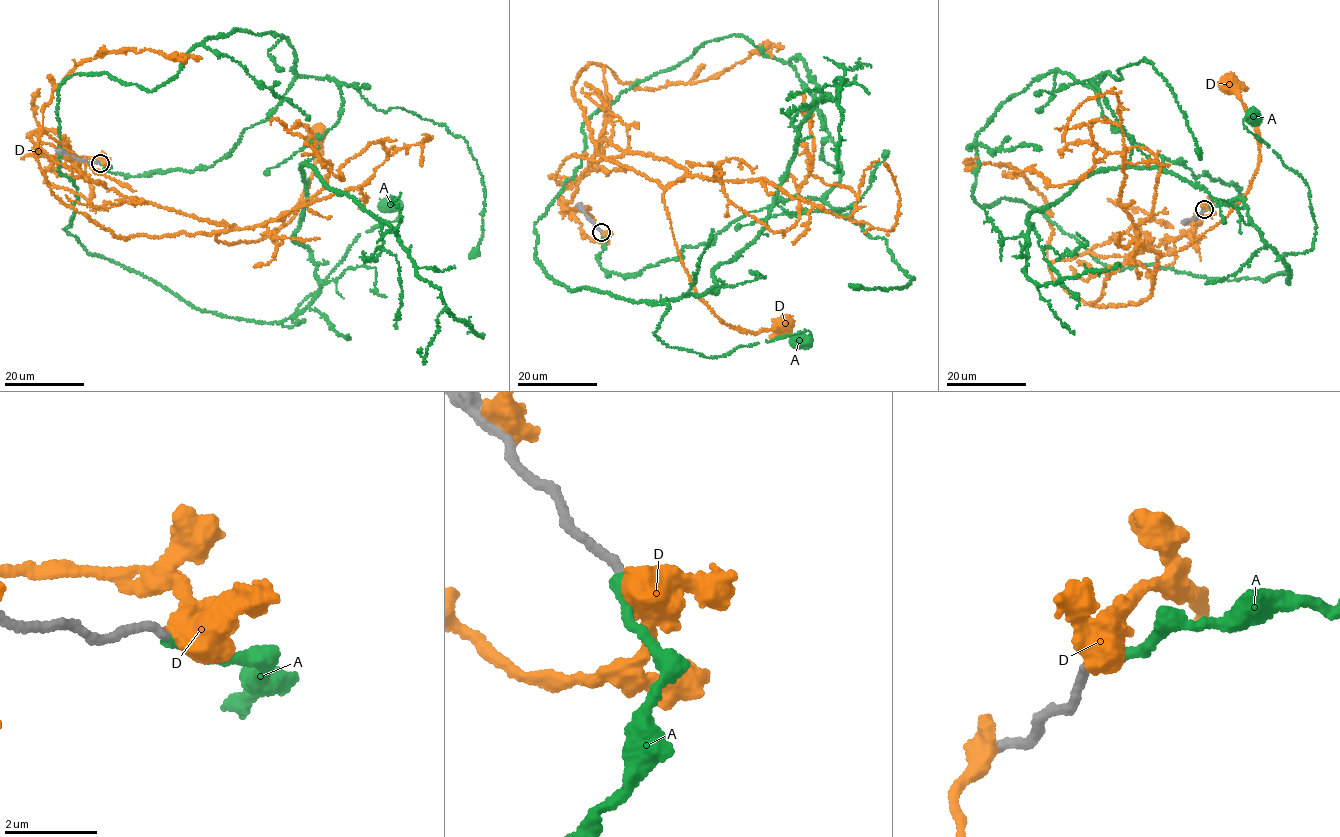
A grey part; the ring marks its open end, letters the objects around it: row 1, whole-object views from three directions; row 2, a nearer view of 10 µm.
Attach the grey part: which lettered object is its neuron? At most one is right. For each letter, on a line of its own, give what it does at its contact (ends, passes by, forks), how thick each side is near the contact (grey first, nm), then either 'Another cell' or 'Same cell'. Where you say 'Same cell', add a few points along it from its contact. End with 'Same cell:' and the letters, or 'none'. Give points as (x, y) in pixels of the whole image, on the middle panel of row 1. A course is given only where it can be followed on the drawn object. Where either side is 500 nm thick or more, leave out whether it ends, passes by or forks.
A: It ends there. Thickness 200 nm (grey) against 240 nm. Same cell. Its course: (602, 233), (640, 273), (836, 184), (742, 36), (582, 126), (536, 262), (668, 346), (802, 340)
D: Thickness 200 nm (grey) against 650 nm. Another cell
Same cell: A

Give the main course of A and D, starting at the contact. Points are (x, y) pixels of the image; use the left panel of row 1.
A: (100, 163), (227, 157), (295, 75), (271, 31), (151, 91), (60, 83), (64, 229), (290, 326), (390, 204)
D: (100, 163), (41, 132), (53, 194), (118, 237), (255, 242), (293, 216), (316, 130)

